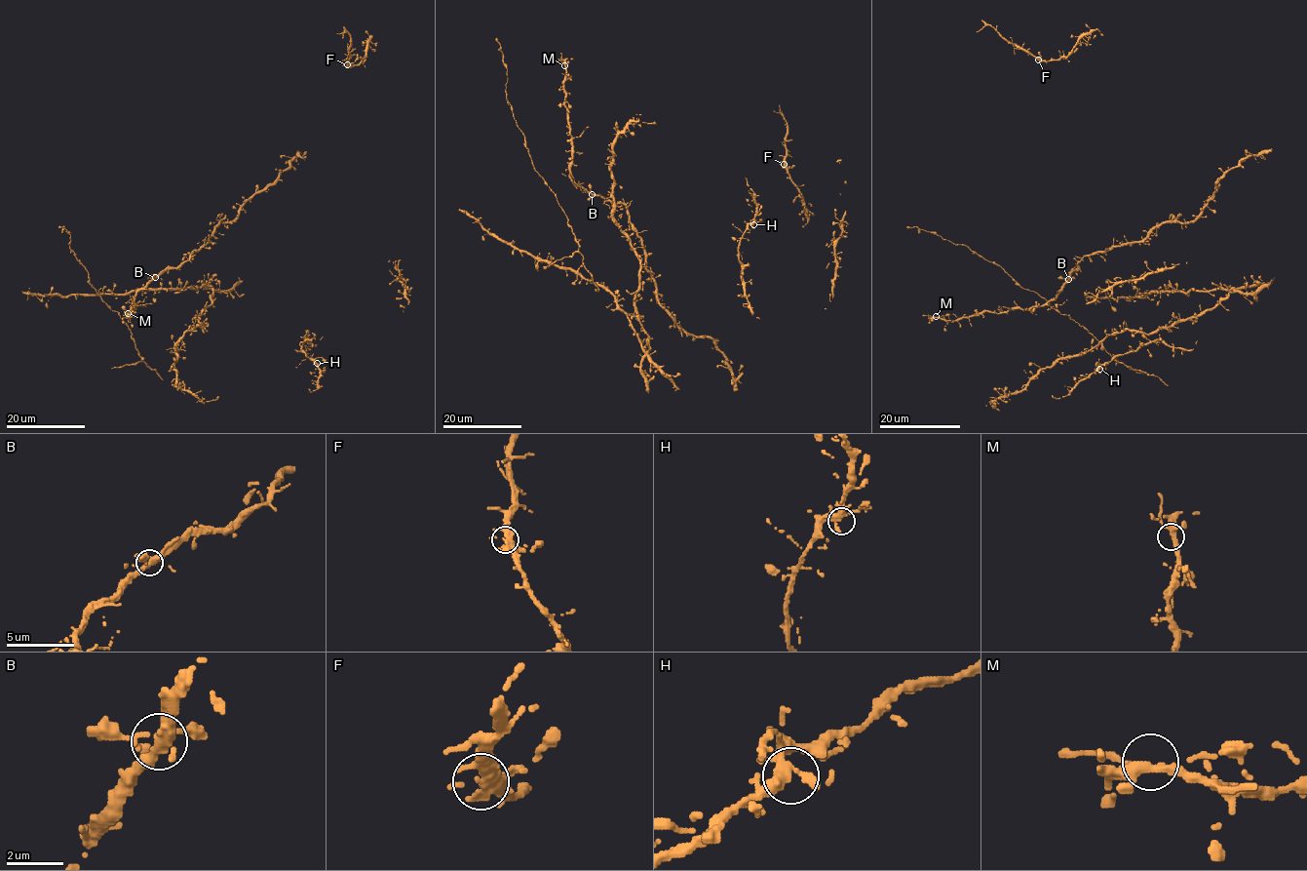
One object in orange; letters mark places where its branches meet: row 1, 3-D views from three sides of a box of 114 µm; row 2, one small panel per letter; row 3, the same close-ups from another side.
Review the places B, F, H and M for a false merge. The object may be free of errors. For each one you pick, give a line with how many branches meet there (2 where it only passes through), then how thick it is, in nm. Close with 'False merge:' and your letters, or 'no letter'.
False merge: no letter

